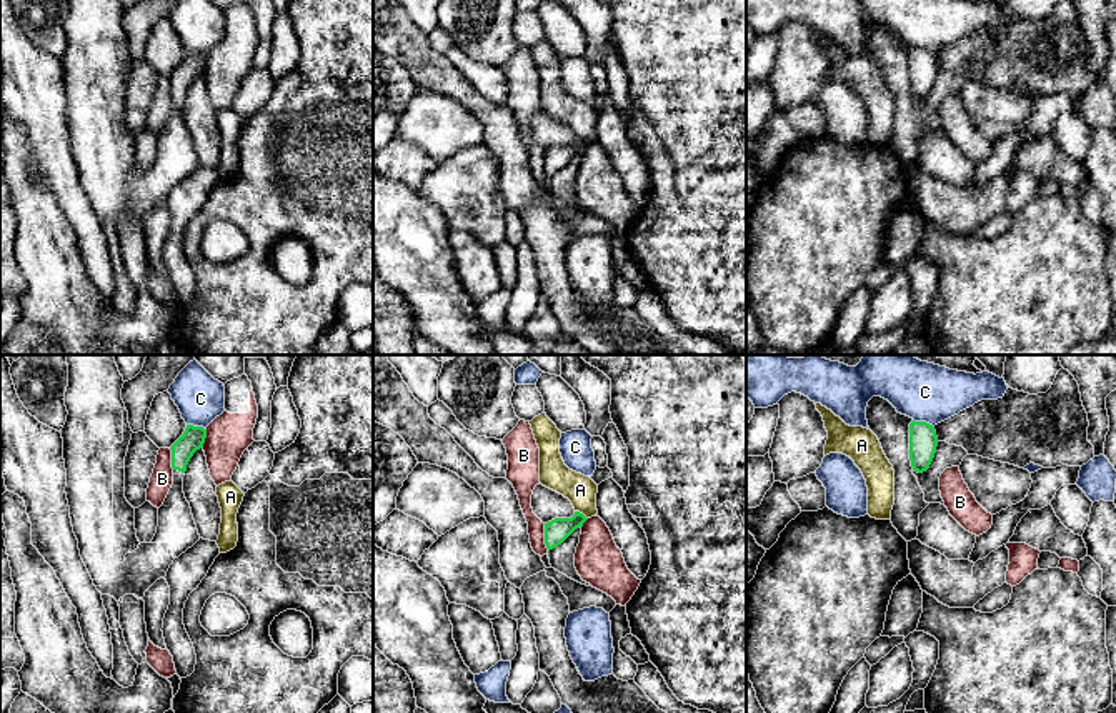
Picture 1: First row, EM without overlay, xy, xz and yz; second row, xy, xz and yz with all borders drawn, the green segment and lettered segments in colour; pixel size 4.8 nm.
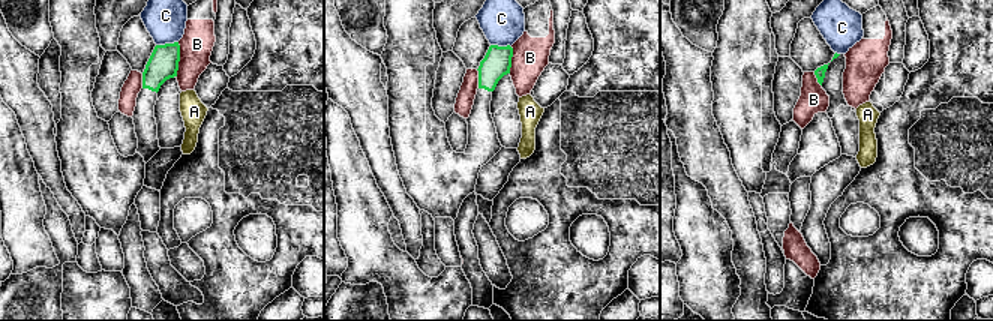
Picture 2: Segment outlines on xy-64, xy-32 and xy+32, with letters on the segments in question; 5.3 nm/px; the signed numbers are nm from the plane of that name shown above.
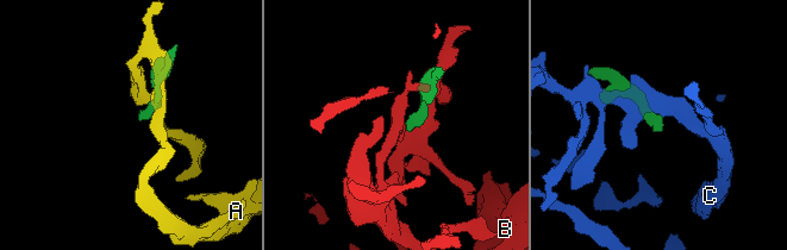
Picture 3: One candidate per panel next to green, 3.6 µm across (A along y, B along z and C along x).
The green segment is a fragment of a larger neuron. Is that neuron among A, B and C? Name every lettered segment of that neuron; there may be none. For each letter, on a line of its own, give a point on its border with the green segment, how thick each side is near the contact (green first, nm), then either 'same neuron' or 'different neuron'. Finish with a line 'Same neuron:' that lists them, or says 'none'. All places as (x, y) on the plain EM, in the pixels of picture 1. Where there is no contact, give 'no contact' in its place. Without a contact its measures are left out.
A: xz (582, 140) | 120/150 nm | different neuron
B: xz (545, 164) | 120/80 nm | different neuron
C: yz (923, 49) | 140/240 nm | different neuron
Same neuron: none

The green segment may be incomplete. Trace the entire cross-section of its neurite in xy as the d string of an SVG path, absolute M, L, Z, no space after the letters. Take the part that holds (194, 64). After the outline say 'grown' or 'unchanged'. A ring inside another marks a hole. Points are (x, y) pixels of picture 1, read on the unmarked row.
M68 0L65 18L67 48L62 55L67 97L67 127L80 183L102 222L120 228L125 222L143 227L145 218L167 198L175 185L192 175L198 157L183 120L183 100L193 80L203 75L207 57L187 52L172 72L173 112L158 135L158 153L150 170L140 170L135 157L135 135L125 125L125 83L132 67L128 38L122 27L120 0Z; grown

